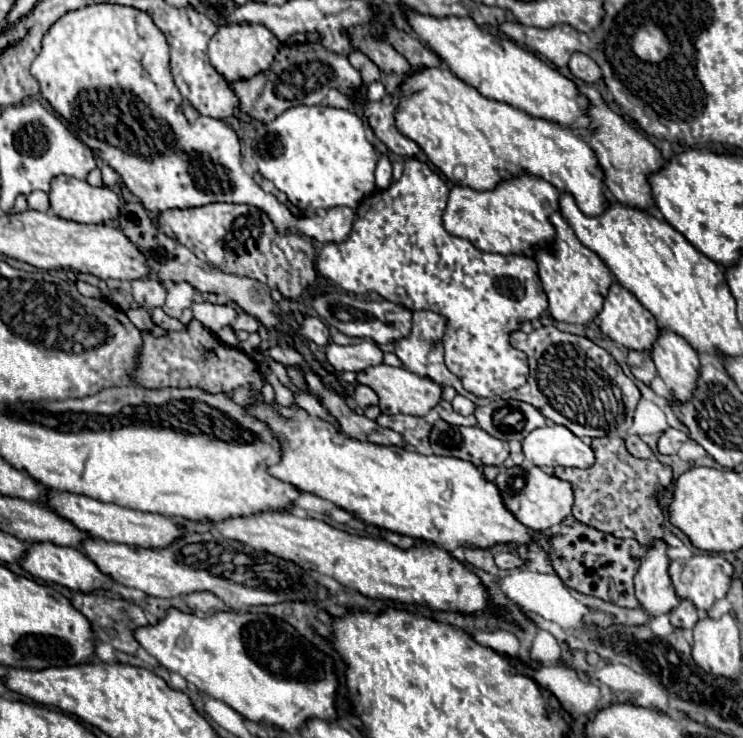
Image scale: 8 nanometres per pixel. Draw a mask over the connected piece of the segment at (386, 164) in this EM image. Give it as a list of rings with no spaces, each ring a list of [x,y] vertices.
[[[381,154],[379,162],[377,162],[377,170],[375,170],[375,180],[377,180],[377,188],[387,188],[391,182],[391,162],[387,154]]]

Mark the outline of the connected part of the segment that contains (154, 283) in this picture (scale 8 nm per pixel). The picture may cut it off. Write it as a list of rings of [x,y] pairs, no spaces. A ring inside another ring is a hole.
[[[155,278],[133,280],[131,288],[133,288],[133,298],[137,302],[141,302],[145,310],[153,310],[157,306],[163,306],[163,302],[165,302],[165,290],[159,284],[159,280],[155,280]]]

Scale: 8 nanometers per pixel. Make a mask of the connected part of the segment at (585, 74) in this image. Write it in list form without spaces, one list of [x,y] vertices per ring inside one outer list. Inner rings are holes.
[[[575,52],[569,60],[569,70],[575,78],[587,82],[587,84],[593,84],[601,78],[601,68],[597,66],[595,60],[591,60],[587,54],[583,52]]]

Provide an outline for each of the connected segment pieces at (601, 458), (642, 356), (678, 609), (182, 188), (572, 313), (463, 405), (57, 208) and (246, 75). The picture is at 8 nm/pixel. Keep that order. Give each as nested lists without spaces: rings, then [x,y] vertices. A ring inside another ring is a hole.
[[[619,436],[595,438],[591,442],[591,448],[597,458],[591,468],[555,468],[555,476],[571,482],[573,486],[573,516],[583,524],[617,538],[633,538],[641,546],[651,546],[655,540],[663,538],[661,524],[665,520],[665,514],[659,506],[657,494],[665,492],[671,486],[671,466],[661,464],[659,460],[639,460],[631,456],[623,444],[623,438]]]
[[[627,350],[627,364],[633,372],[633,376],[641,382],[645,382],[647,386],[651,384],[651,380],[657,376],[655,372],[655,364],[651,360],[651,356],[647,352],[633,352],[633,350]]]
[[[681,600],[679,606],[675,606],[669,612],[669,620],[677,628],[693,628],[695,622],[699,620],[699,614],[697,614],[697,608],[689,600]]]
[[[93,4],[67,12],[45,32],[41,52],[31,66],[31,74],[37,78],[43,98],[47,98],[53,110],[71,124],[73,134],[77,134],[77,138],[83,140],[83,144],[87,144],[95,156],[119,172],[125,186],[151,212],[193,208],[211,202],[235,202],[263,210],[279,232],[295,230],[321,244],[343,242],[351,234],[351,224],[355,220],[353,208],[331,208],[323,218],[295,218],[285,204],[255,184],[255,180],[241,168],[239,138],[233,128],[223,120],[201,116],[179,94],[169,70],[169,44],[149,14],[121,4]],[[99,90],[103,90],[103,94],[107,92],[107,102],[103,104]]]
[[[559,212],[551,216],[551,222],[557,230],[557,236],[551,244],[551,252],[539,250],[535,256],[539,264],[539,278],[549,298],[549,312],[557,322],[589,324],[591,320],[597,318],[597,314],[603,308],[603,300],[609,292],[609,286],[613,284],[613,274],[593,250],[581,244],[581,240],[575,236],[571,226]]]
[[[455,396],[455,400],[451,404],[453,404],[453,410],[463,416],[469,416],[475,412],[475,404],[471,400],[467,400],[465,396]]]
[[[57,176],[49,192],[51,210],[65,220],[81,224],[101,224],[119,218],[119,196],[103,188],[93,188],[83,180]]]
[[[231,24],[231,26],[219,26],[217,34],[209,42],[209,60],[213,68],[227,80],[227,82],[241,82],[249,80],[251,76],[265,72],[281,42],[263,26],[263,24]]]

